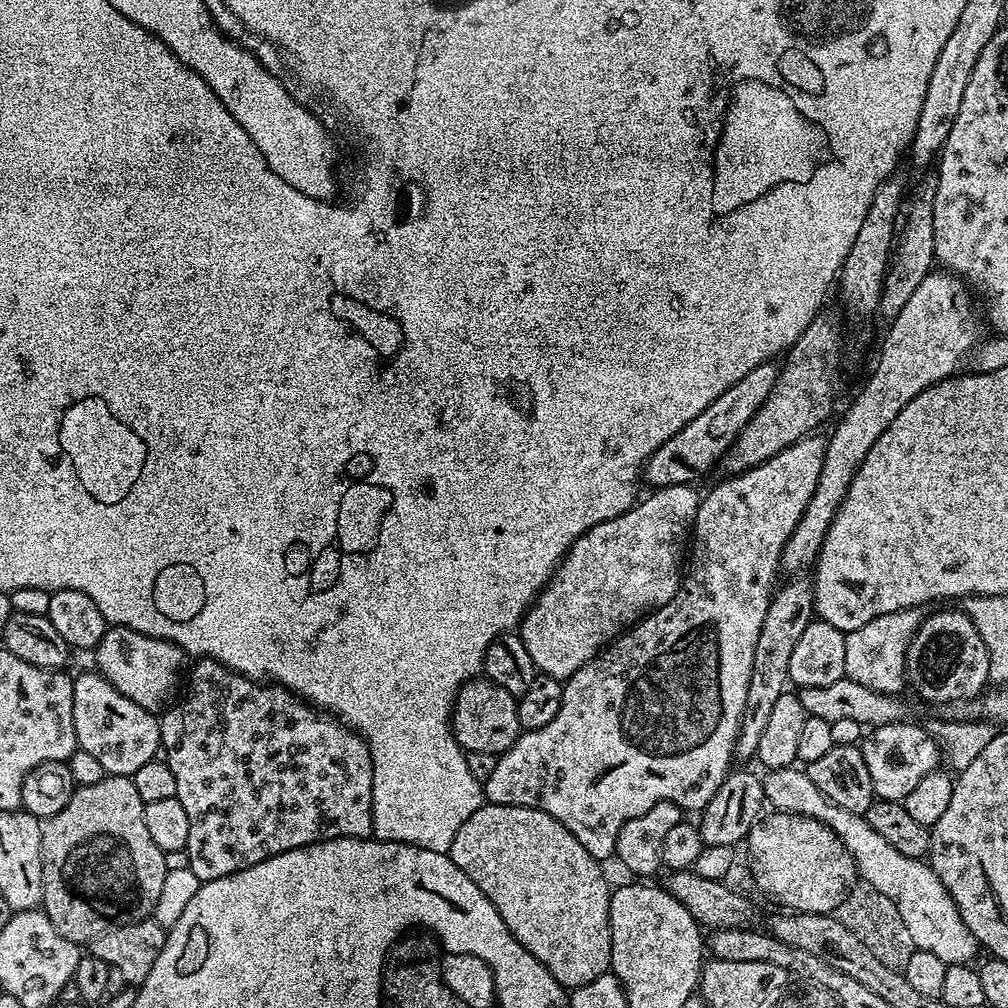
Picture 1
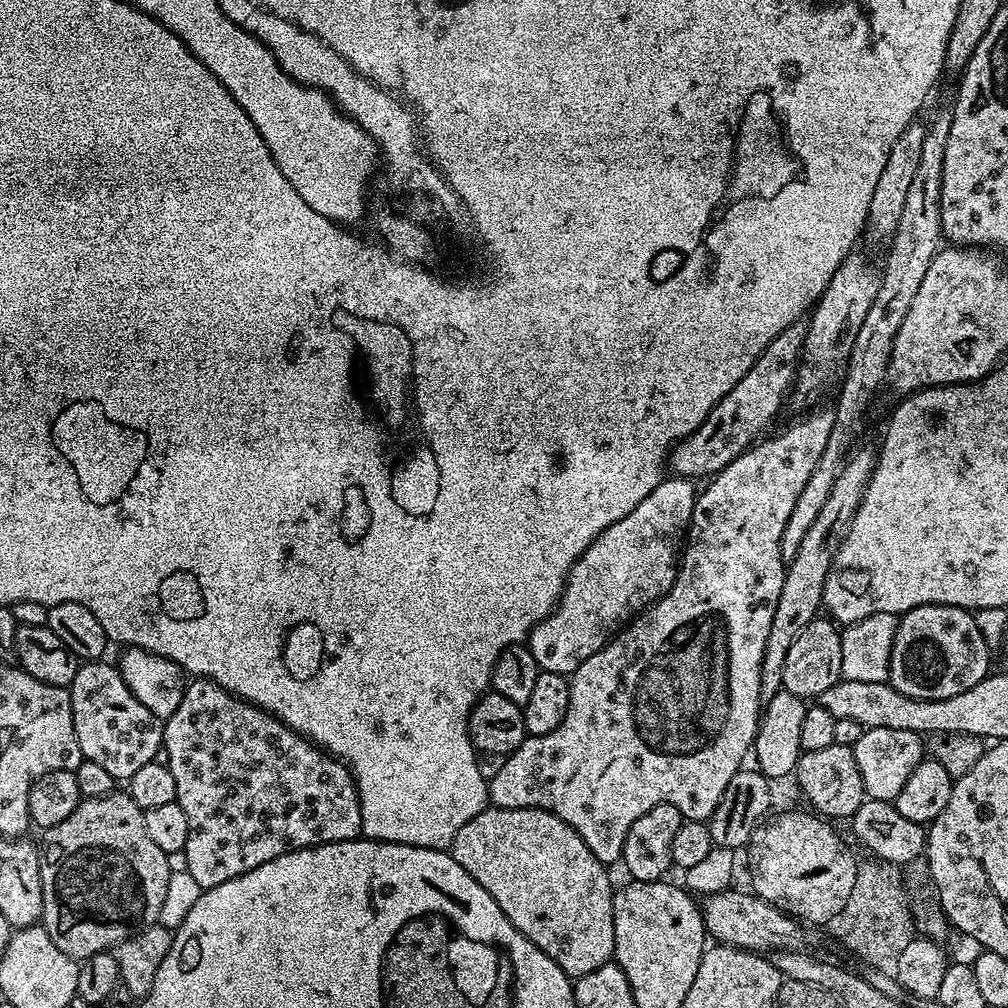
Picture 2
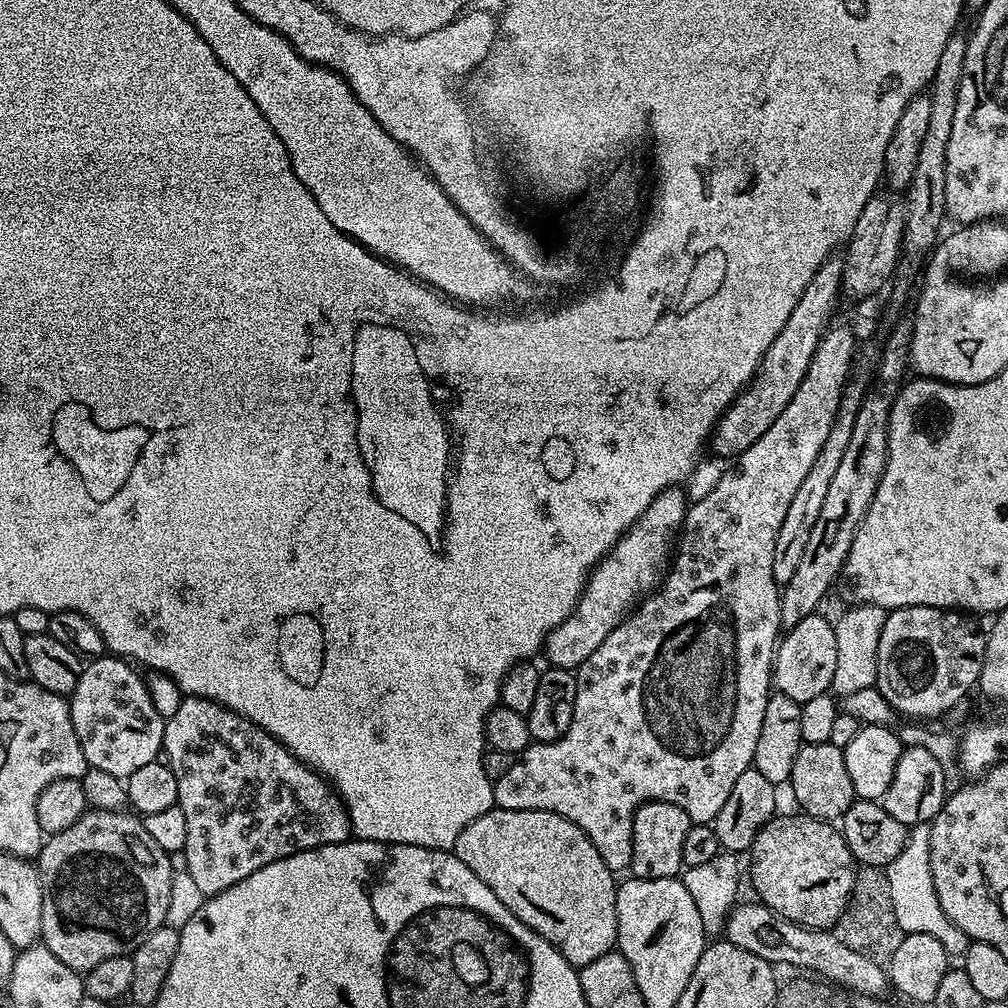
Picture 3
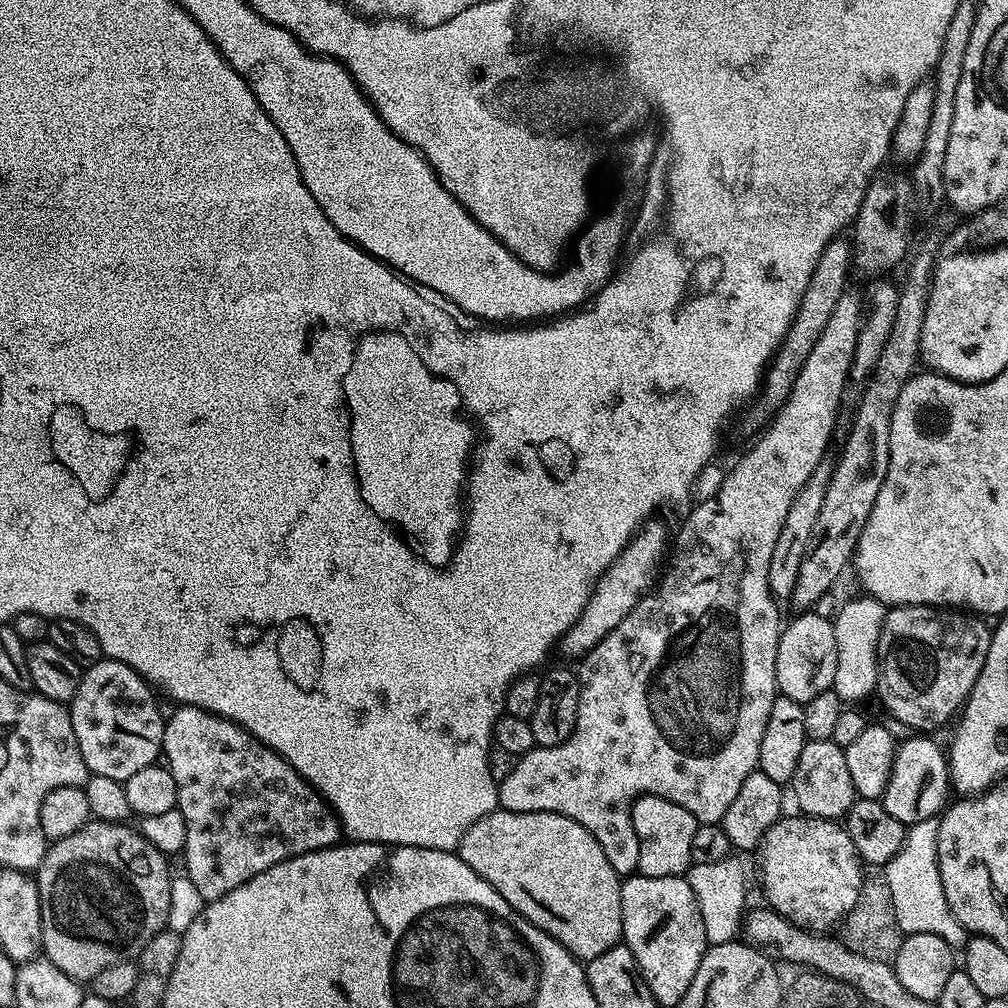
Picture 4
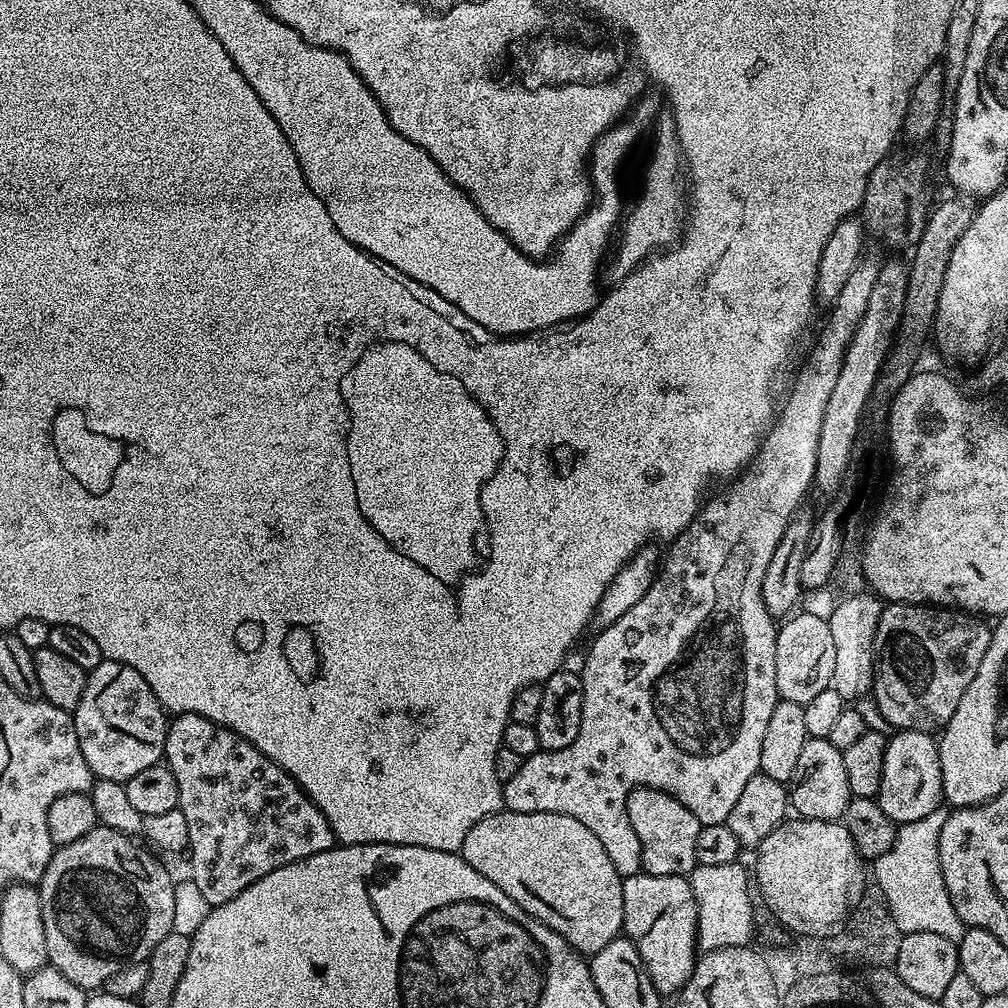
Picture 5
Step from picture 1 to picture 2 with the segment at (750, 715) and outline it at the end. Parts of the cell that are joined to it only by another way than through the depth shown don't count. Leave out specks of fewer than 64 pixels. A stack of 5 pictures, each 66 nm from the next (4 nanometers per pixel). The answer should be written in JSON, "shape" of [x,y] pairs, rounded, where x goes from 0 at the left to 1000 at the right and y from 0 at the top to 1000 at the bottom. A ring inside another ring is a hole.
{"shape":[[[868,443],[847,444],[840,449],[839,455],[833,461],[827,482],[823,482],[823,494],[819,494],[808,522],[804,522],[800,534],[796,534],[792,550],[783,557],[779,564],[776,586],[772,591],[772,600],[769,602],[767,616],[760,633],[760,643],[757,645],[756,666],[753,670],[753,683],[757,693],[761,694],[777,684],[776,665],[779,663],[784,641],[795,625],[811,612],[813,608],[811,605],[816,600],[818,573],[821,572],[827,550],[838,529],[841,528],[843,518],[865,473],[865,467],[869,464],[871,448]]]}

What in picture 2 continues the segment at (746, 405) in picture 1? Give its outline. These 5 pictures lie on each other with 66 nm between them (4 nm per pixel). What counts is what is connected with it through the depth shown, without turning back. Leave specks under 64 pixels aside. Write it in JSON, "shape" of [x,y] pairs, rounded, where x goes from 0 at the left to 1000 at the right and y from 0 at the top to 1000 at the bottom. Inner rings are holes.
{"shape":[[[797,320],[780,323],[772,335],[759,343],[748,363],[736,371],[728,387],[724,387],[724,391],[720,391],[720,395],[716,395],[716,399],[700,411],[700,419],[696,419],[696,423],[692,423],[692,427],[682,435],[667,441],[661,453],[662,463],[672,472],[705,474],[751,439],[758,431],[758,424],[769,415],[778,397],[780,401],[780,394],[790,380],[790,367],[794,364],[799,335],[800,324]]]}

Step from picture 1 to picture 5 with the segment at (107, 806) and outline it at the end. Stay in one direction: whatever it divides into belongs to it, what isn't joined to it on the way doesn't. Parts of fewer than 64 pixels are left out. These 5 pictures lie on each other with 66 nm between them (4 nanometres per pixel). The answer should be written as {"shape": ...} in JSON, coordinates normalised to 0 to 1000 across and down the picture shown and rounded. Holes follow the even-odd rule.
{"shape":[[[102,819],[91,821],[89,827],[83,827],[77,835],[59,838],[38,875],[48,956],[65,966],[73,978],[84,982],[102,981],[109,966],[117,966],[117,962],[125,962],[125,958],[133,958],[133,954],[146,952],[157,935],[172,925],[173,872],[146,840],[138,841],[135,835],[117,823]]]}

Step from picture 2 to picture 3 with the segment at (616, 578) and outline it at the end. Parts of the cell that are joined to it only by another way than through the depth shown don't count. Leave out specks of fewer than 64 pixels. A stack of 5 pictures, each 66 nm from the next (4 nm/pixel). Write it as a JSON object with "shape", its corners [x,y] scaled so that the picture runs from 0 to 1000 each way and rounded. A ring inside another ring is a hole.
{"shape":[[[674,483],[662,484],[657,490],[653,490],[649,498],[641,502],[639,509],[623,523],[623,527],[616,532],[614,538],[600,550],[599,555],[594,556],[590,563],[583,568],[583,573],[579,576],[579,588],[571,598],[571,604],[540,634],[538,647],[539,650],[544,650],[543,658],[547,662],[564,665],[574,663],[577,657],[581,657],[581,653],[585,653],[585,649],[589,649],[589,645],[593,645],[593,641],[597,641],[597,637],[601,637],[604,629],[631,606],[636,596],[655,582],[664,566],[665,553],[669,548],[667,524],[674,525],[678,521],[679,509],[685,503],[684,497],[679,497],[675,487]]]}

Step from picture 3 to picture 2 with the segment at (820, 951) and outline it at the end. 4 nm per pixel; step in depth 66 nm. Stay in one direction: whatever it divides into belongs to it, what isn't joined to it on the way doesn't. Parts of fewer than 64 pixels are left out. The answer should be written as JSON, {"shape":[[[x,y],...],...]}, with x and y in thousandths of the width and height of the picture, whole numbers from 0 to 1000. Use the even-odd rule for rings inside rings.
{"shape":[[[719,883],[709,885],[707,889],[697,890],[696,904],[698,907],[698,924],[707,934],[715,938],[732,940],[739,944],[761,946],[772,942],[785,944],[797,941],[798,925],[795,914],[785,910],[775,901],[762,897],[745,883],[726,885]]]}

